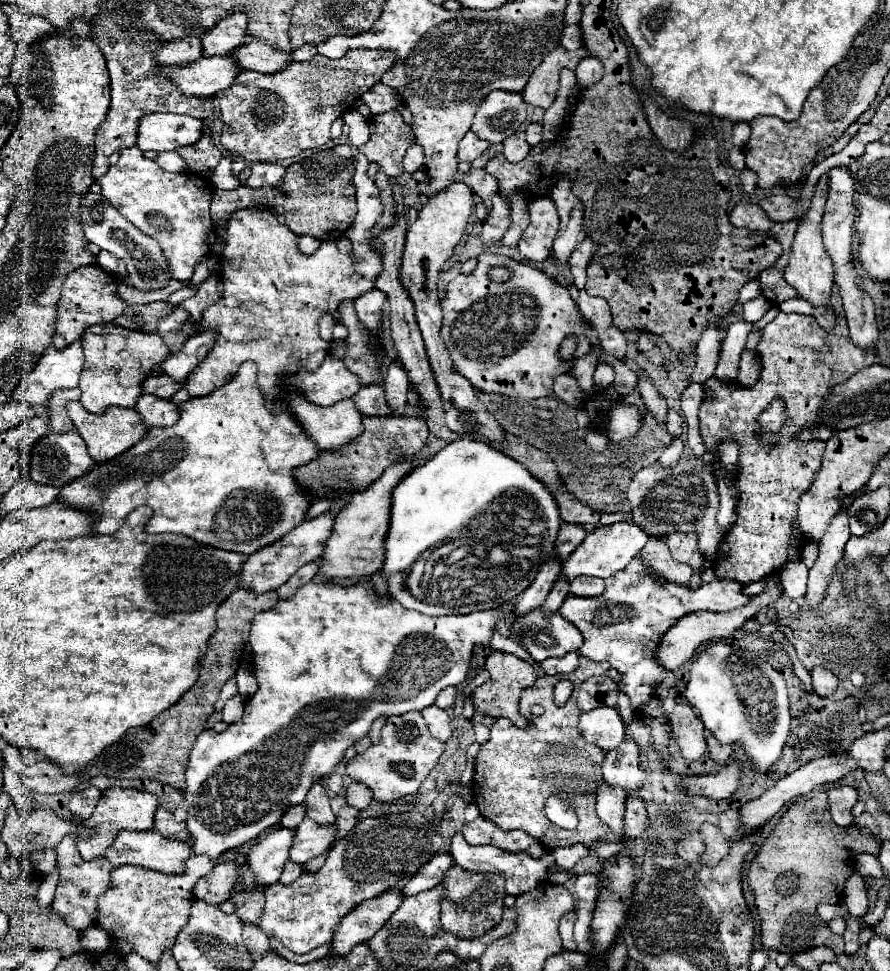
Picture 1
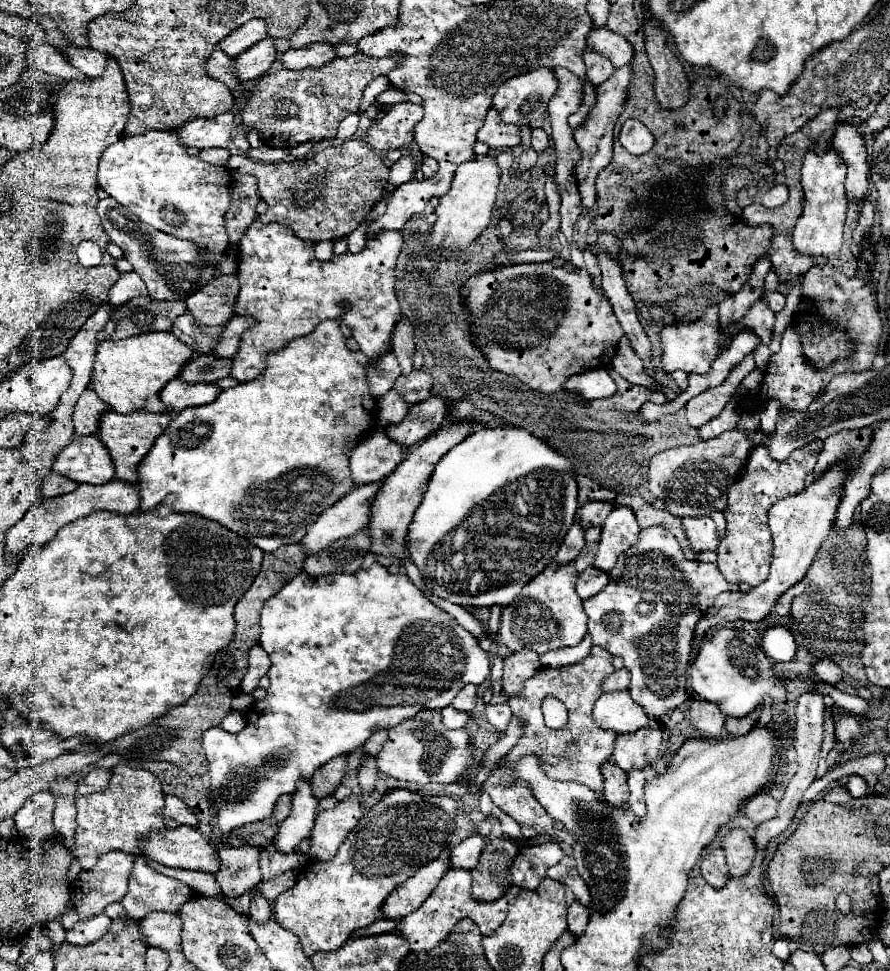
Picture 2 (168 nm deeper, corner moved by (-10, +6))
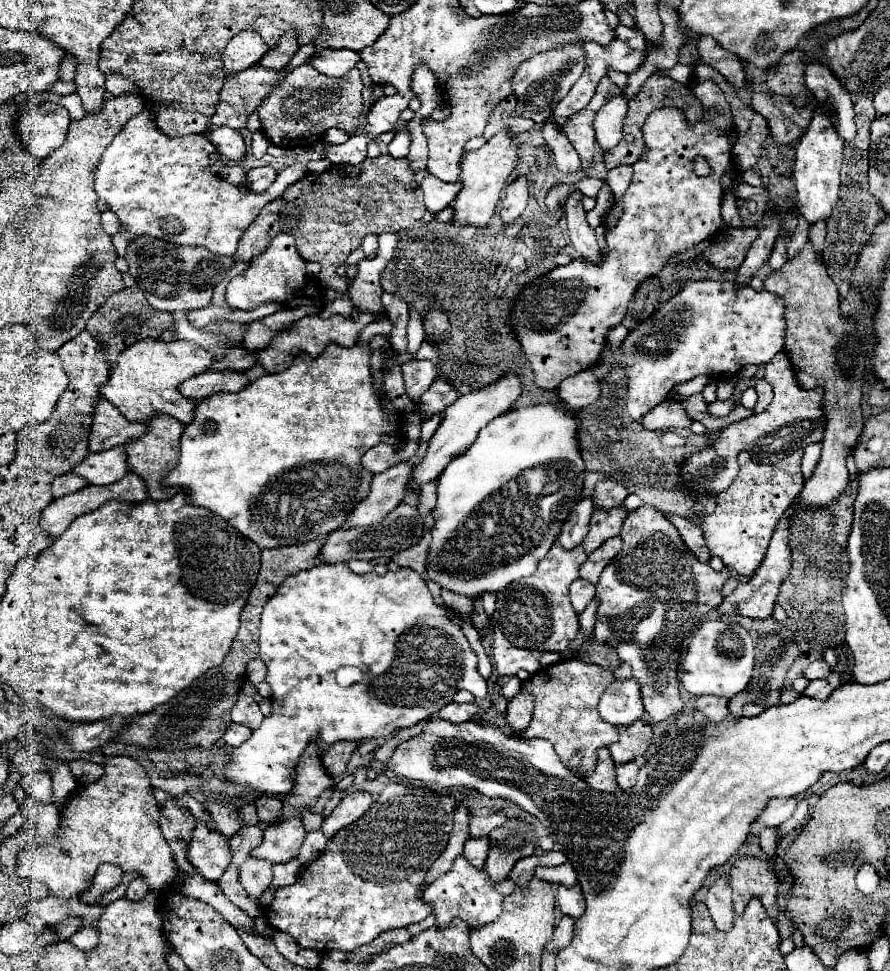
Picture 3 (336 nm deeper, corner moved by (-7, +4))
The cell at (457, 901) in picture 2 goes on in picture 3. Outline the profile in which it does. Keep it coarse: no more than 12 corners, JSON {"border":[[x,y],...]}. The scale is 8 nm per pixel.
{"border":[[463,855],[425,889],[437,927],[499,917],[509,877],[493,883]]}

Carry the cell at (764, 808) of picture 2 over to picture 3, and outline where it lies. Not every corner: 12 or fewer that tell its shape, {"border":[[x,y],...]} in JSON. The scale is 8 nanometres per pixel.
{"border":[[773,799],[757,821],[779,827],[793,815],[797,799]]}

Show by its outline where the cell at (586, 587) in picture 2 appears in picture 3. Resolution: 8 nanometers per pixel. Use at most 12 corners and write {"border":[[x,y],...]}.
{"border":[[585,579],[573,581],[571,603],[581,613],[593,597],[595,587]]}

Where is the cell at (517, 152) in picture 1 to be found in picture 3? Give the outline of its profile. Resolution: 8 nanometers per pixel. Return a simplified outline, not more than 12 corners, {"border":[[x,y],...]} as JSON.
{"border":[[519,177],[505,189],[501,221],[509,225],[527,205],[527,181]]}

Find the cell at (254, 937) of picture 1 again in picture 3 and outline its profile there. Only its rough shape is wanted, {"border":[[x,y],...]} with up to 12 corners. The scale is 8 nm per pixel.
{"border":[[249,857],[239,881],[251,899],[259,899],[273,881],[273,865]]}

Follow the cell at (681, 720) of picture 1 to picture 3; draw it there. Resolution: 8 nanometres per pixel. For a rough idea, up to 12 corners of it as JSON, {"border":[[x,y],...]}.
{"border":[[697,697],[695,709],[703,711],[713,723],[729,713],[727,697]]}

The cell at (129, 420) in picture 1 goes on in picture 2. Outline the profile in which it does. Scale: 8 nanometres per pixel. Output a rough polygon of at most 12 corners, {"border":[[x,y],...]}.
{"border":[[104,411],[98,437],[118,479],[136,465],[168,427],[170,413]]}

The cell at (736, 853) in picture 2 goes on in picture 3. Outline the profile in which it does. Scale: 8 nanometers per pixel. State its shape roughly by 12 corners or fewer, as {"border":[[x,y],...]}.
{"border":[[761,857],[731,869],[735,913],[757,897],[777,921],[777,877]]}

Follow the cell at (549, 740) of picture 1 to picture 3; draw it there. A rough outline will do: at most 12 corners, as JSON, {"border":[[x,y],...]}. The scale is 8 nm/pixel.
{"border":[[577,657],[541,669],[523,737],[579,777],[619,739],[597,711],[615,677]]}

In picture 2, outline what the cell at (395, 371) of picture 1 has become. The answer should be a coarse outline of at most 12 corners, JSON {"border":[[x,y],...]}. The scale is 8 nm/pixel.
{"border":[[402,317],[392,331],[392,349],[410,375],[414,359],[412,325]]}

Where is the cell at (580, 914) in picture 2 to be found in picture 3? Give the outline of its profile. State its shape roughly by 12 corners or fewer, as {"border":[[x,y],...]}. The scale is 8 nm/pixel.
{"border":[[579,883],[559,885],[557,905],[573,919],[585,909]]}

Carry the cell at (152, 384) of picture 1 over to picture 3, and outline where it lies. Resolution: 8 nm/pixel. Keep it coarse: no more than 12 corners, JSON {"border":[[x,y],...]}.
{"border":[[233,347],[227,357],[211,365],[223,369],[247,371],[257,361],[243,347]]}

